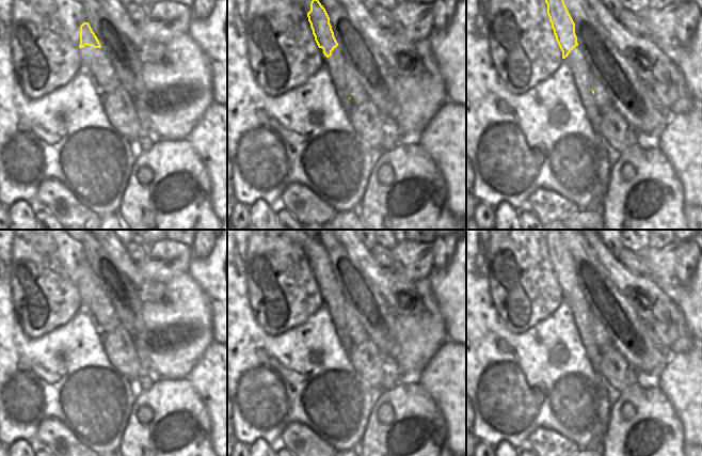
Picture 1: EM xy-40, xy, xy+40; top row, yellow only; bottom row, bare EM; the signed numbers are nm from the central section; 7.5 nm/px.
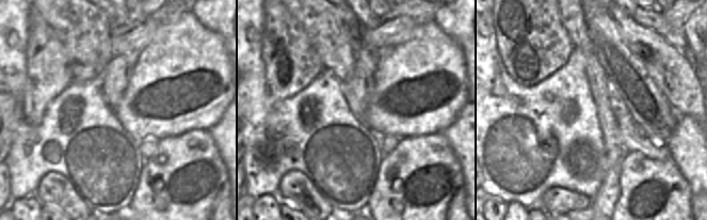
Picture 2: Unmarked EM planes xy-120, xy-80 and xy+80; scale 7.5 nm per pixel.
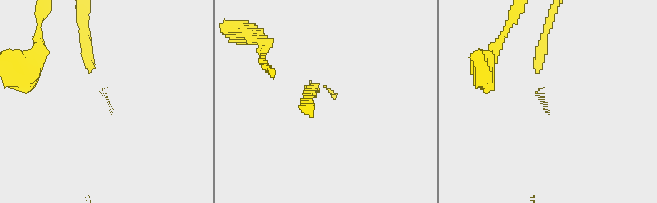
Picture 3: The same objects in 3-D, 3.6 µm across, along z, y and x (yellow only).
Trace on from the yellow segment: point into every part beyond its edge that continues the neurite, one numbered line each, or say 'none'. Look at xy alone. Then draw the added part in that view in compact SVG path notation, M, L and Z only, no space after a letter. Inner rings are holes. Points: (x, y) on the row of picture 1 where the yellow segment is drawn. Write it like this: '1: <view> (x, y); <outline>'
none

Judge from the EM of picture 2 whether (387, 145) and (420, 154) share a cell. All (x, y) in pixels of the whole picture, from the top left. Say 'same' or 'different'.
different

